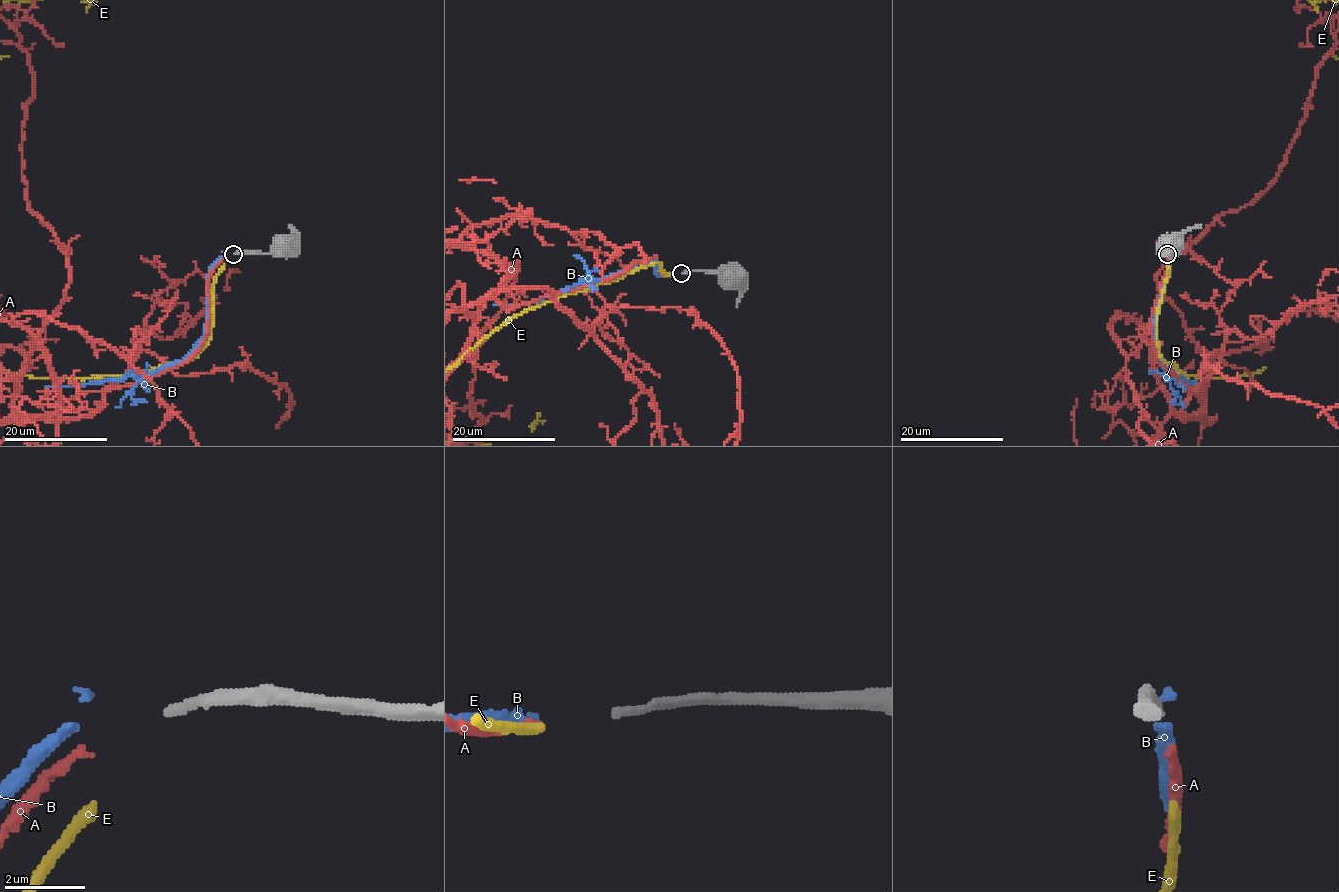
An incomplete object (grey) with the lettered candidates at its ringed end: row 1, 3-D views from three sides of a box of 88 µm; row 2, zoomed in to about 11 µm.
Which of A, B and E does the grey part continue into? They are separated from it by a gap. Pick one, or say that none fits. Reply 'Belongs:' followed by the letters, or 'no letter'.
Belongs: A

